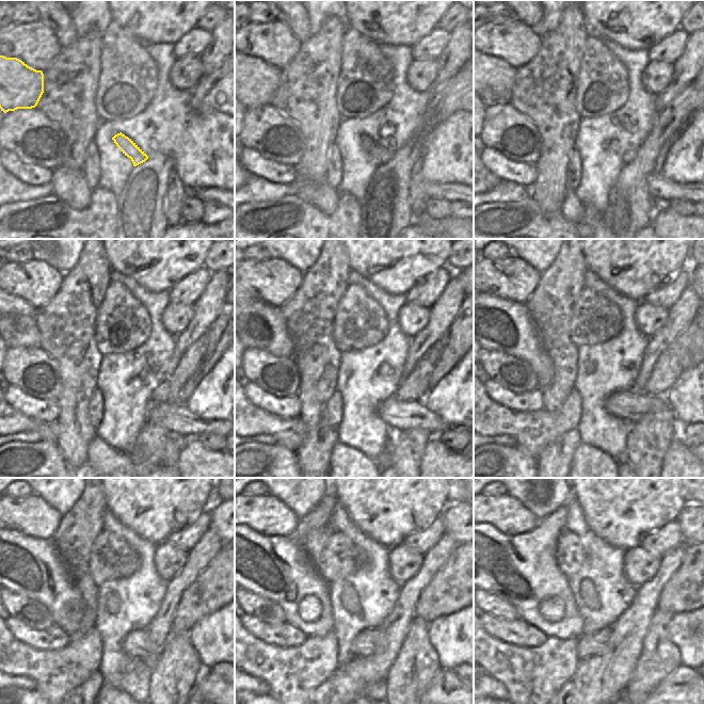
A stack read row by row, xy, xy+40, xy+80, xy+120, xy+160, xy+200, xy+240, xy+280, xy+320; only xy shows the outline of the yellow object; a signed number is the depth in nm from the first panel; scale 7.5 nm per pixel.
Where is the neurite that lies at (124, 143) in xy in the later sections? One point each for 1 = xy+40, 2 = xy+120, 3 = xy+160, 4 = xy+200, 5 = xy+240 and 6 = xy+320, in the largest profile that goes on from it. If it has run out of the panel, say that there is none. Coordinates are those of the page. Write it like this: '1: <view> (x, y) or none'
1: xy+40 (380, 155)
2: xy+120 (161, 394)
3: xy+160 (414, 386)
4: xy+200 (690, 348)
5: xy+240 (212, 589)
6: xy+320 (690, 588)

